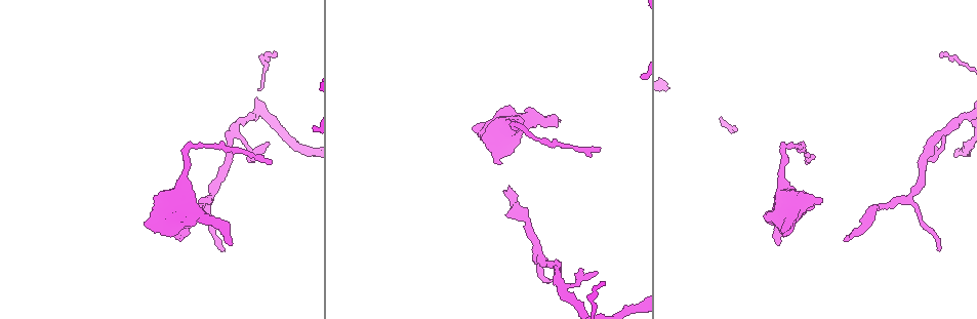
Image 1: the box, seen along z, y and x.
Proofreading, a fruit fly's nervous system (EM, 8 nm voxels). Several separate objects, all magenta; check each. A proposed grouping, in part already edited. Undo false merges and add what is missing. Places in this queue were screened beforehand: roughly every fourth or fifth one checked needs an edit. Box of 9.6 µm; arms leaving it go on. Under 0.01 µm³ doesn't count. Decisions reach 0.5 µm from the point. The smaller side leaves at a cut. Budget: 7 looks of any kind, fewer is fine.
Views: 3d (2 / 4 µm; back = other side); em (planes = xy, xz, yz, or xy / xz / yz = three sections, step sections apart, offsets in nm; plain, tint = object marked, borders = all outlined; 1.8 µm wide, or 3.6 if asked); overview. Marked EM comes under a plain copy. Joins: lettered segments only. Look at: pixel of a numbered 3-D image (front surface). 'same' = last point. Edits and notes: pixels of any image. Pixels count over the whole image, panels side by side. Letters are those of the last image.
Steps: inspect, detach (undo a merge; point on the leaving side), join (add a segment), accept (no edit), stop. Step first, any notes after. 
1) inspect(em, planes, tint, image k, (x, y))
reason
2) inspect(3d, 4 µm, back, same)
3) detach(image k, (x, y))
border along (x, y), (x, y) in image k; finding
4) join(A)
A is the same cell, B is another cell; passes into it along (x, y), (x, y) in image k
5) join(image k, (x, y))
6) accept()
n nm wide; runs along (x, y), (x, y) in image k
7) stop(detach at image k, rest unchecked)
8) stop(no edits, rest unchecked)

inspect(3d, 4 µm, image 1, (560, 120))
an open end

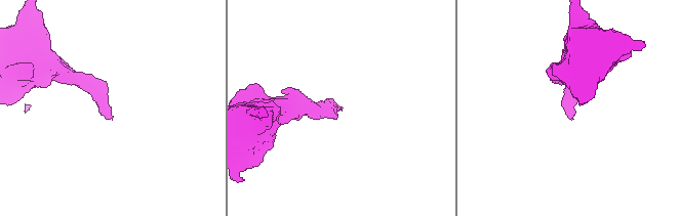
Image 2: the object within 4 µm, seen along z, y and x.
inspect(em, planes, borders, image 2, (342, 110))

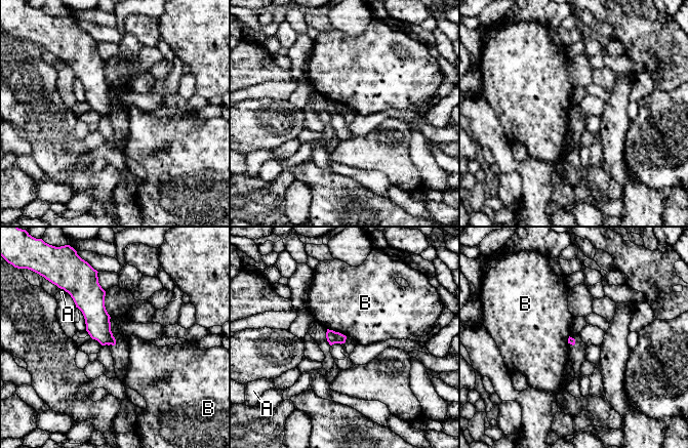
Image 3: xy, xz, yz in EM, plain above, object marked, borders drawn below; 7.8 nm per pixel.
accept()
A and B are other cells; border along (327, 328), (345, 335) in image 3; none of them fits

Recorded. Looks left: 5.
inspect(em, planes, borders, image 1, (937, 247))
branch stops here

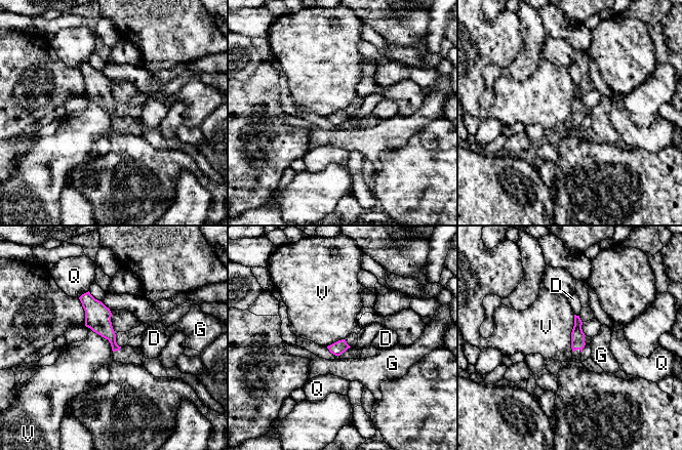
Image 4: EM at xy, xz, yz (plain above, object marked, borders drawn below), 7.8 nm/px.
accept()
100 nm wide; D, G, Q and V are other cells; border along (574, 315), (571, 351) in image 4; no lettered segment goes on from it

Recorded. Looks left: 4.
inspect(3d, 4 µm, image 1, (844, 239))
free end

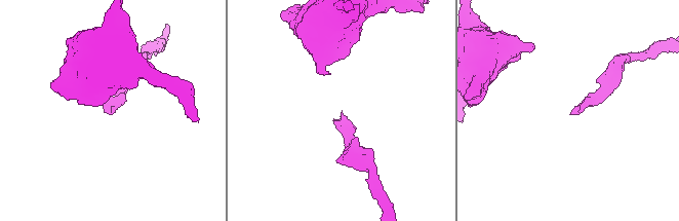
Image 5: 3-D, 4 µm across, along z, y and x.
inspect(em, planes, borders, image 5, (111, 113))

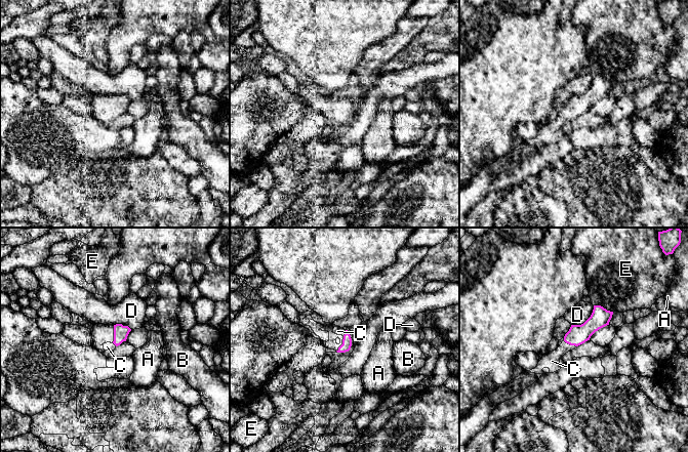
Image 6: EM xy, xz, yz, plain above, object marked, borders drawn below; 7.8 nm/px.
join(C)
D touches over 240 nm; C is the same cell, A, B, D and E are other cells; passes into it along (577, 334), (569, 343), (552, 361) in image 6; the cell continues

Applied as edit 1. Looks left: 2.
stop(join at image 6, rest unchecked)

